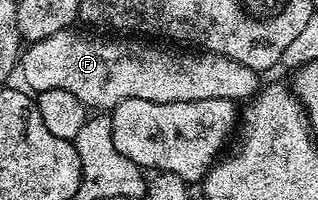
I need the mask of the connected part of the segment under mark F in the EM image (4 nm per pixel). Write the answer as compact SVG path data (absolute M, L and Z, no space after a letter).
M66 28L57 34L49 34L49 38L26 45L21 56L21 76L23 72L27 79L26 87L32 93L69 90L69 94L81 98L88 109L114 110L122 100L129 98L145 98L149 102L197 102L225 98L243 102L261 87L260 73L233 62L231 58L202 50L166 52L163 48L138 44L135 38L110 40L107 36L86 36L75 31Z

